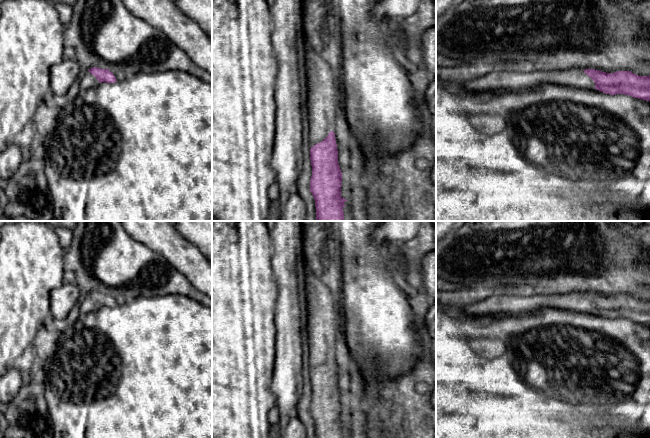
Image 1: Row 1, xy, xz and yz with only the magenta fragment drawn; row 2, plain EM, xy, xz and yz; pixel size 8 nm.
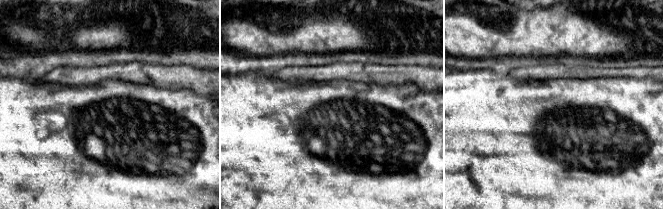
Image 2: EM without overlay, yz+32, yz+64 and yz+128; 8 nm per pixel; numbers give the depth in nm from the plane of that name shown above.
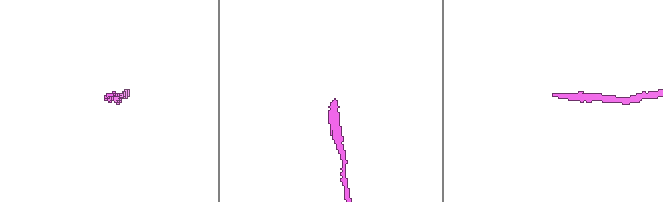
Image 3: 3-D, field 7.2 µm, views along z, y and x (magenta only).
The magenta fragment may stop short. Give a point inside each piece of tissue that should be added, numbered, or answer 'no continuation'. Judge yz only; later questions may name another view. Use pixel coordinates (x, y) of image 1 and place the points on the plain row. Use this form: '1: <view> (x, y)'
1: yz (500, 303)

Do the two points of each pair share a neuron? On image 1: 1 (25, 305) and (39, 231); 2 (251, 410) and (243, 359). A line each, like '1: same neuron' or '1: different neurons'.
1: same neuron
2: same neuron

